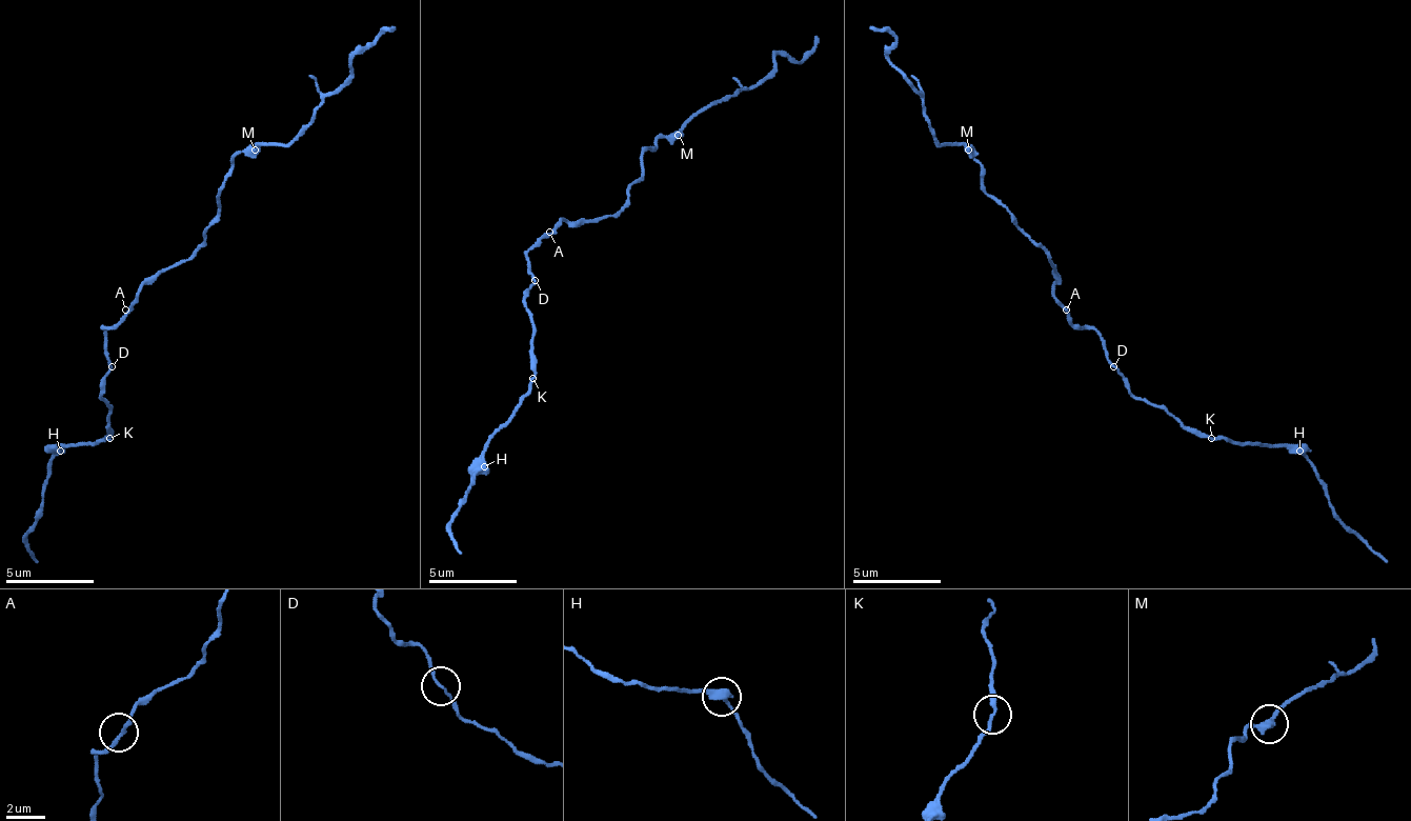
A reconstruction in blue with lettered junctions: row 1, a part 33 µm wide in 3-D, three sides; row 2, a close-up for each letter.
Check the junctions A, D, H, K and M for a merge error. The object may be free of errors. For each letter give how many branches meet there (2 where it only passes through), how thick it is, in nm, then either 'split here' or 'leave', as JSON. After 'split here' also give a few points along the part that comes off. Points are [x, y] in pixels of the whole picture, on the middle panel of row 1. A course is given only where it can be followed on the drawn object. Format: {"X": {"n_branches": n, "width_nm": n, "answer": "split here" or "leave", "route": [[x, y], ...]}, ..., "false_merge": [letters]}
{"A": {"n_branches": 2, "width_nm": 180, "answer": "leave"}, "D": {"n_branches": 2, "width_nm": 130, "answer": "leave"}, "H": {"n_branches": 2, "width_nm": 480, "answer": "leave"}, "K": {"n_branches": 2, "width_nm": 200, "answer": "leave"}, "M": {"n_branches": 2, "width_nm": 360, "answer": "leave"}, "false_merge": []}

